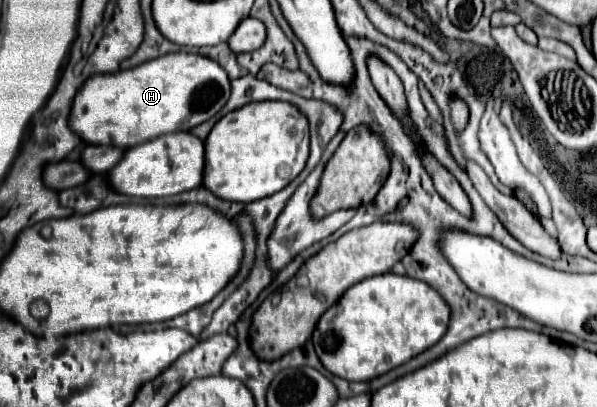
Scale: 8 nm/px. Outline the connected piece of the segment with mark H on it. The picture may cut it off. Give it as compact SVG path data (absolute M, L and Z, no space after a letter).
M170 53L150 59L128 71L96 73L94 77L88 77L72 99L68 121L70 131L76 133L76 137L80 137L88 145L116 145L118 149L128 149L164 133L194 129L196 125L216 115L226 105L228 97L230 81L216 61L192 53Z

